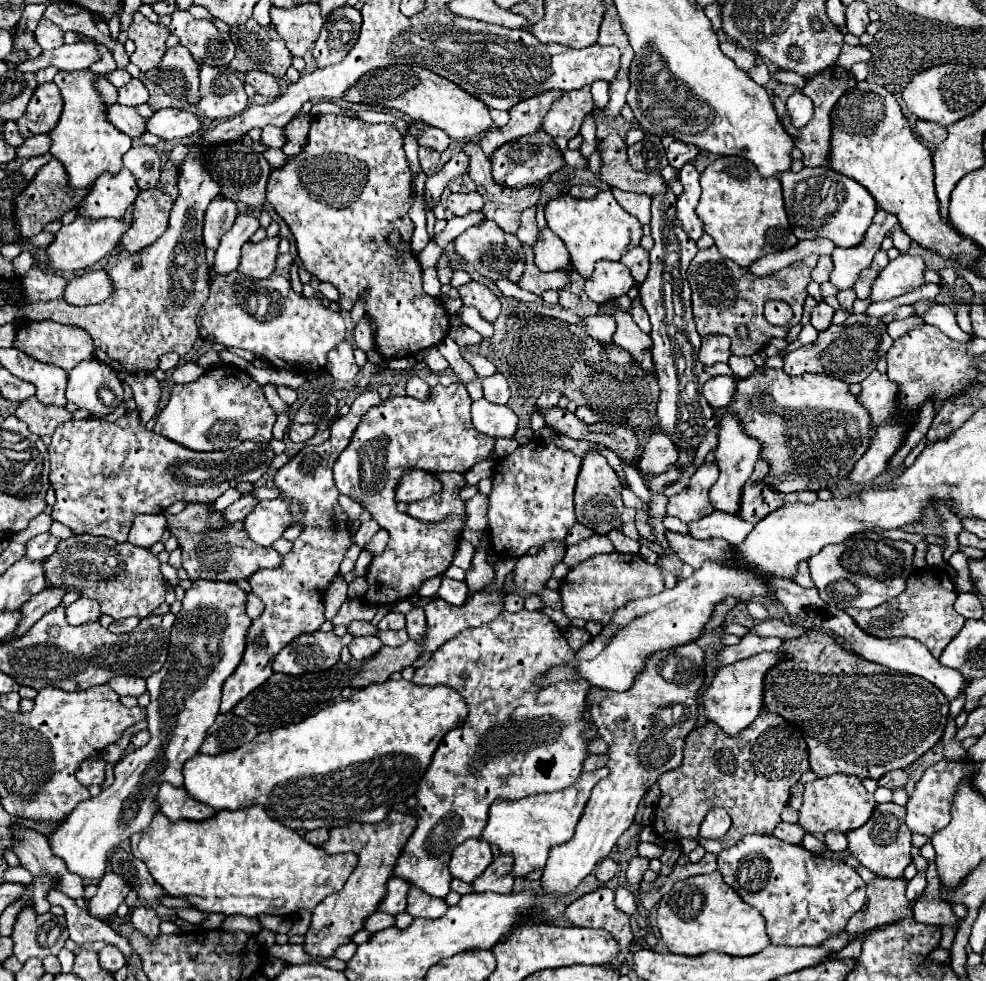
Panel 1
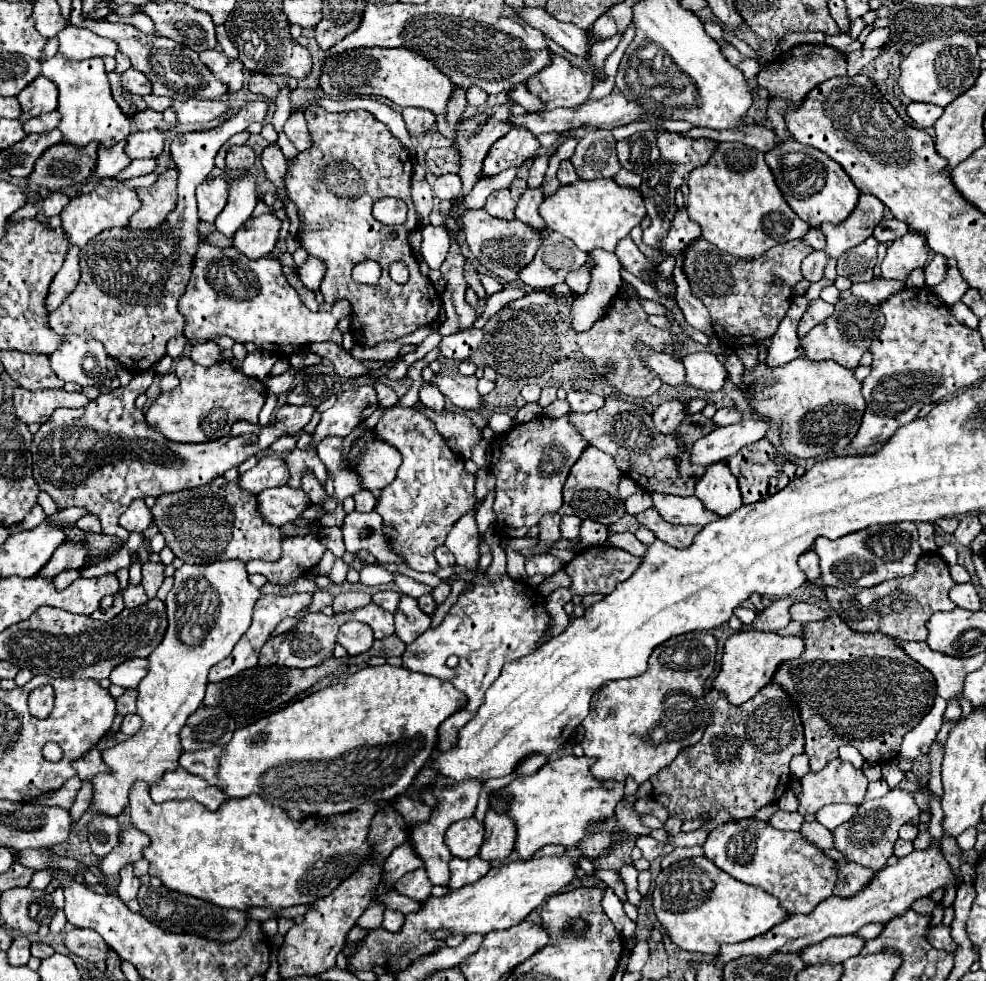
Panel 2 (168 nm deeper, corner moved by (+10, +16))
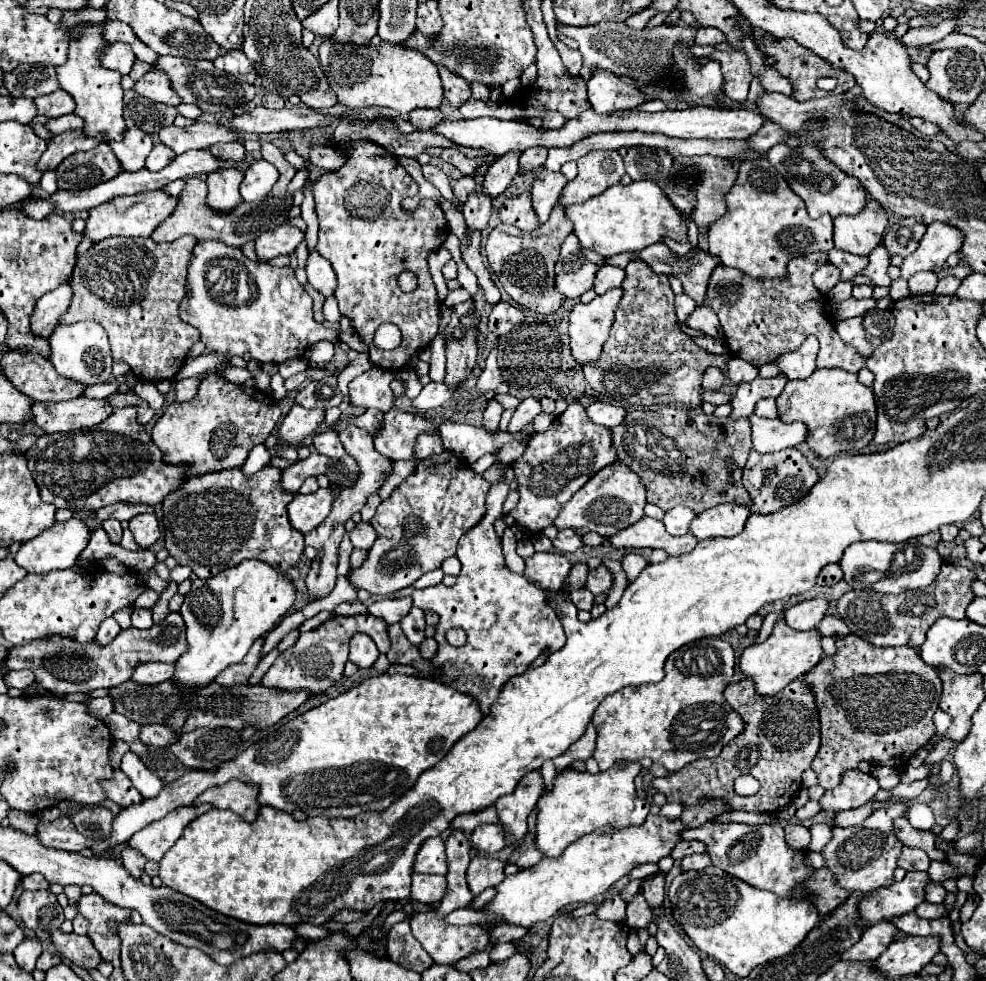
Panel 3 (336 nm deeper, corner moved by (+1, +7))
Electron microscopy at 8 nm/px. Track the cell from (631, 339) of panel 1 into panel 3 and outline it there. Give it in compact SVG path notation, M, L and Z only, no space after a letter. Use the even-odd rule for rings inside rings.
M702 389L702 401L704 403L712 403L712 405L722 405L722 403L730 403L730 395L726 395L726 393L722 393L722 391L706 391L706 389Z

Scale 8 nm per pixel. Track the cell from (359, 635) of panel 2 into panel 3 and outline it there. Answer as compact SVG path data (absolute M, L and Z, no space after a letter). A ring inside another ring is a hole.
M356 633L350 639L350 661L358 667L372 667L378 659L380 651L376 643L366 633Z

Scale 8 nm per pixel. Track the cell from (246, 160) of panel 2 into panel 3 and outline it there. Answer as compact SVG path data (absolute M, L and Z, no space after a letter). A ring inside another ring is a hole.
M232 141L232 143L218 143L214 147L210 147L212 155L222 159L222 161L230 161L234 167L242 167L246 163L246 149L244 143Z

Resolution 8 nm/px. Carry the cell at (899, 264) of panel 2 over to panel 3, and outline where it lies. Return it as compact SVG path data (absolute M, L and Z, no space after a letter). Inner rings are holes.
M936 221L928 225L918 249L908 255L900 265L900 277L910 279L918 271L940 271L948 255L956 253L962 243L962 233L950 225L942 225Z

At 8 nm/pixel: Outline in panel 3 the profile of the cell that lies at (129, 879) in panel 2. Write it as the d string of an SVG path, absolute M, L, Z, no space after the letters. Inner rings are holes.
M126 847L126 849L122 851L122 865L126 867L126 871L128 871L134 879L140 879L140 877L142 877L144 863L146 863L146 859L144 859L136 849Z

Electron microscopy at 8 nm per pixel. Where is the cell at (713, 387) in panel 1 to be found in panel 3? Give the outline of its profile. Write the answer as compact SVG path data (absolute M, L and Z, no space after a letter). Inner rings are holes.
M708 367L702 377L702 387L708 391L718 391L724 385L724 373L718 367Z

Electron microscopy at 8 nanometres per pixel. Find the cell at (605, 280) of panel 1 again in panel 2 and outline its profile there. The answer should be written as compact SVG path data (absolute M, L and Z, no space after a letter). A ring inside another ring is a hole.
M593 250L591 260L595 262L591 270L591 284L587 294L577 294L571 306L571 326L577 334L587 332L599 318L609 300L619 292L621 280L621 264L613 252Z

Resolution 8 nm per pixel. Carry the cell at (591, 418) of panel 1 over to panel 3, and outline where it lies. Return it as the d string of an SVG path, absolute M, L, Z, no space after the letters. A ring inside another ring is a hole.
M594 401L594 403L590 403L586 407L586 413L588 413L588 417L594 423L604 425L604 427L614 427L614 425L620 425L622 423L622 417L626 415L626 409L616 407L616 405L610 405L610 403Z

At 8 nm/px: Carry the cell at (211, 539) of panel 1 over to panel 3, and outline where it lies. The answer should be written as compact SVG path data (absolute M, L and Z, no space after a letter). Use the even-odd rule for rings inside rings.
M238 467L236 469L226 469L226 471L214 471L214 473L206 473L206 475L198 475L198 477L192 477L188 479L182 489L176 489L174 493L170 493L170 497L166 497L166 501L162 503L164 507L164 517L162 517L162 523L164 523L164 539L166 539L166 549L168 553L180 563L180 565L188 565L196 577L200 579L210 579L214 575L218 575L220 571L228 569L228 567L234 567L238 565L240 561L244 559L256 559L256 561L262 561L270 567L274 567L278 573L286 573L288 569L292 569L294 565L298 565L300 557L302 557L302 551L304 551L304 535L300 535L290 523L288 523L288 517L286 517L286 505L290 503L290 493L278 493L278 489L274 489L274 485L278 483L278 473L280 469L260 469L258 473L254 473L252 477L246 477Z

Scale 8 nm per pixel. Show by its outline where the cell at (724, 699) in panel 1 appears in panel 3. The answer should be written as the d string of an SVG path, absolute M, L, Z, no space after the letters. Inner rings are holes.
M780 619L764 643L754 643L744 649L740 657L740 671L744 673L746 679L754 681L758 695L768 697L768 695L776 695L790 681L808 673L822 657L824 653L820 647L820 633L816 629L794 631Z

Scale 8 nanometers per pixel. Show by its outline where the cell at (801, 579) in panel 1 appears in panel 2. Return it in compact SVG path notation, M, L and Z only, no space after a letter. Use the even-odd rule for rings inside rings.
M811 550L811 552L805 552L801 558L799 558L799 566L801 570L807 574L807 580L817 580L819 578L819 560L817 560L817 554Z

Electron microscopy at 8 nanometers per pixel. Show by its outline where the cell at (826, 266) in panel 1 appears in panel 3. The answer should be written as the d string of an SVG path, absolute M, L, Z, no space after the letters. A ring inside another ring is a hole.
M826 263L826 265L822 265L820 269L814 271L812 281L814 281L814 285L818 287L818 291L822 295L828 295L832 291L832 287L840 281L840 269L830 265L830 263Z

